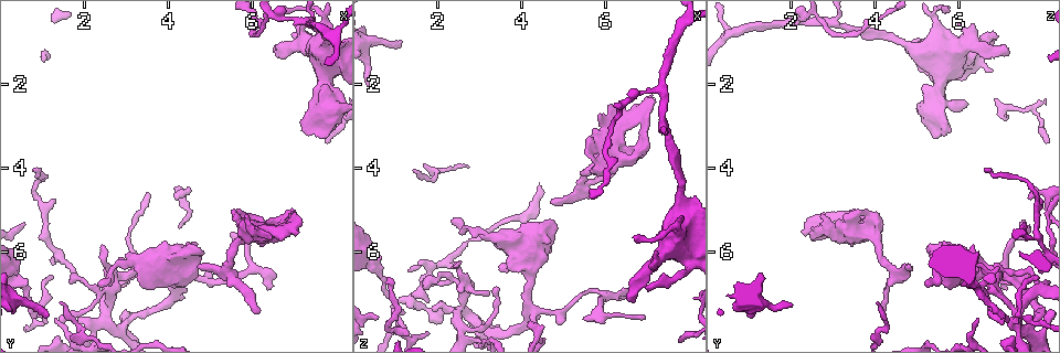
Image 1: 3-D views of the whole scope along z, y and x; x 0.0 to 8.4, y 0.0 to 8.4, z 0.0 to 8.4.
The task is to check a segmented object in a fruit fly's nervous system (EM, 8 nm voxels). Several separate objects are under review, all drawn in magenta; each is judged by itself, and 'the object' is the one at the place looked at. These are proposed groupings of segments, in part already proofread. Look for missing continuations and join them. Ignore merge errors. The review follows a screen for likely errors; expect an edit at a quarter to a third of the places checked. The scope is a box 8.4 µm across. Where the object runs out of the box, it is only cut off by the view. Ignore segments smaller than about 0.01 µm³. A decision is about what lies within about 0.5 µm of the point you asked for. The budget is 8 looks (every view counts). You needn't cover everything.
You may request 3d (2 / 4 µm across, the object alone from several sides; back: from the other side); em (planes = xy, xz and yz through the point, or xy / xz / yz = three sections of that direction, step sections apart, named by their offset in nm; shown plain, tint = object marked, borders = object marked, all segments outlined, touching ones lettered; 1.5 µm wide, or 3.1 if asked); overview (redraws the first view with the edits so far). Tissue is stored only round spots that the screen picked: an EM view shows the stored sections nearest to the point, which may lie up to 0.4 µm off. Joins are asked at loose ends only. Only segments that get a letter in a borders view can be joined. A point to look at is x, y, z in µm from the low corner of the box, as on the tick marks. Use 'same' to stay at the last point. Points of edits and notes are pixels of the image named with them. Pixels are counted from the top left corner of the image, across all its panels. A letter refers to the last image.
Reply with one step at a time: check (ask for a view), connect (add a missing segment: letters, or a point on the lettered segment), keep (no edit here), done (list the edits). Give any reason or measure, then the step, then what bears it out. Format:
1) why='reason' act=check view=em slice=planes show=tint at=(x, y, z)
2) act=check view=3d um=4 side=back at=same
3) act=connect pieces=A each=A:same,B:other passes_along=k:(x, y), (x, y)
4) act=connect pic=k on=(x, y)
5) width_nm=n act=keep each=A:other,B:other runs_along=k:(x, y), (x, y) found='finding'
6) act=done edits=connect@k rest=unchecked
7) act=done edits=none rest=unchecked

why='tapers out' act=check view=em slice=planes show=plain at=(0.85, 4.00, 6.55)

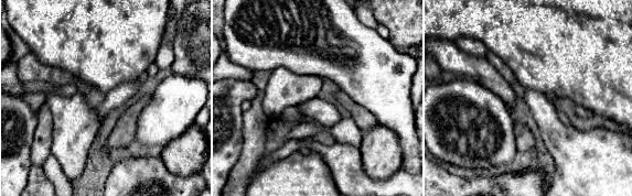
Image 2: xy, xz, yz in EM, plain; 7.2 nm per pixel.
why='with the object marked' act=check view=em slice=planes show=tint at=same

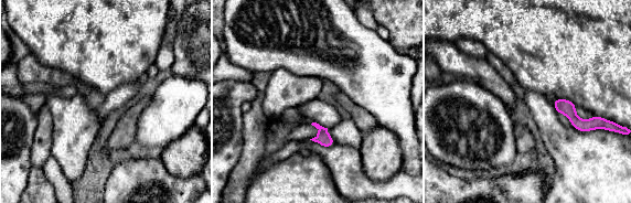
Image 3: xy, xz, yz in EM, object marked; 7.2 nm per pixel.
why='what lies round it' act=check view=em slice=planes show=borders at=same

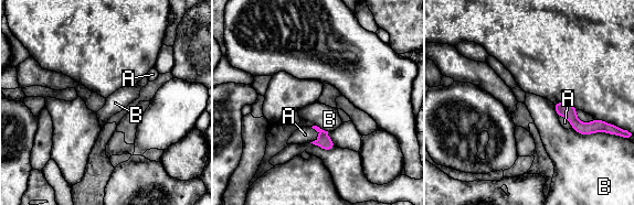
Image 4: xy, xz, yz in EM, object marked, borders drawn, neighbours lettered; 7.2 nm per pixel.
act=keep each=A:other,B:other border=4:(571, 129), (582, 135), (613, 135) found='no lettered segment goes on from it'

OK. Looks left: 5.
why='branch stops here' act=check view=em slice=xz step=8 show=tint at=(6.10, 7.50, 4.10)

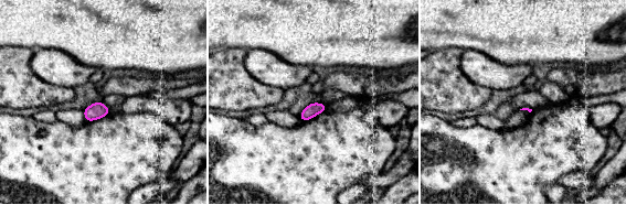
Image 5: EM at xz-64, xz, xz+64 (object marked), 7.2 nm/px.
act=check view=em slice=planes show=borders at=same

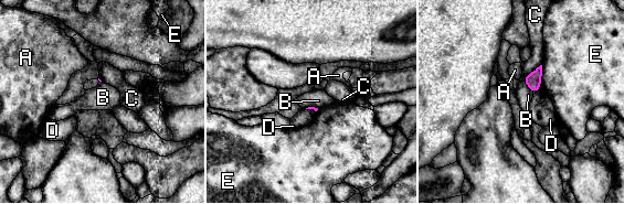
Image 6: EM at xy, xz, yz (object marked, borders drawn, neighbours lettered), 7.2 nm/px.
act=keep each=A:other,B:other,C:other,D:other,E:other found='no lettered segment goes on from it'

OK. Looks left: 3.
why='tapers out' act=check view=3d um=4 at=(1.20, 7.55, 0.95)

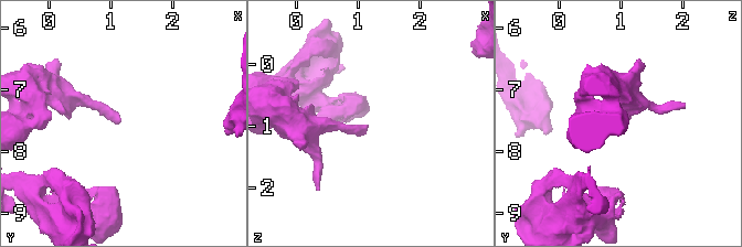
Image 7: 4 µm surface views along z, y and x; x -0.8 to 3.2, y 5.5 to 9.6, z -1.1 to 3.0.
act=check view=em slice=planes show=plain at=(1.15, 7.55, 1.00)

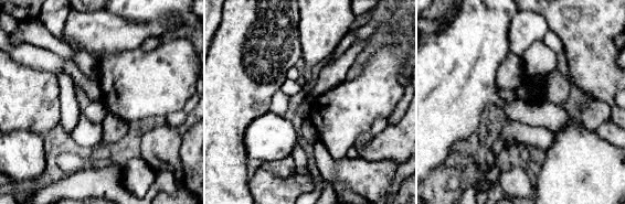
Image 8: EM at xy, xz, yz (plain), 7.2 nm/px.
act=check view=em slice=planes show=borders at=same

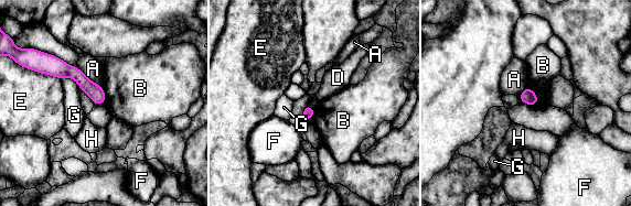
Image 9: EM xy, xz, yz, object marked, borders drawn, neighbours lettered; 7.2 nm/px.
longest_contact=A:240nm act=keep each=A:other,B:other,D:other,E:other,F:other,G:other,H:other found='none of them fits'

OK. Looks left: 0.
act=done edits=none rest=unchecked

